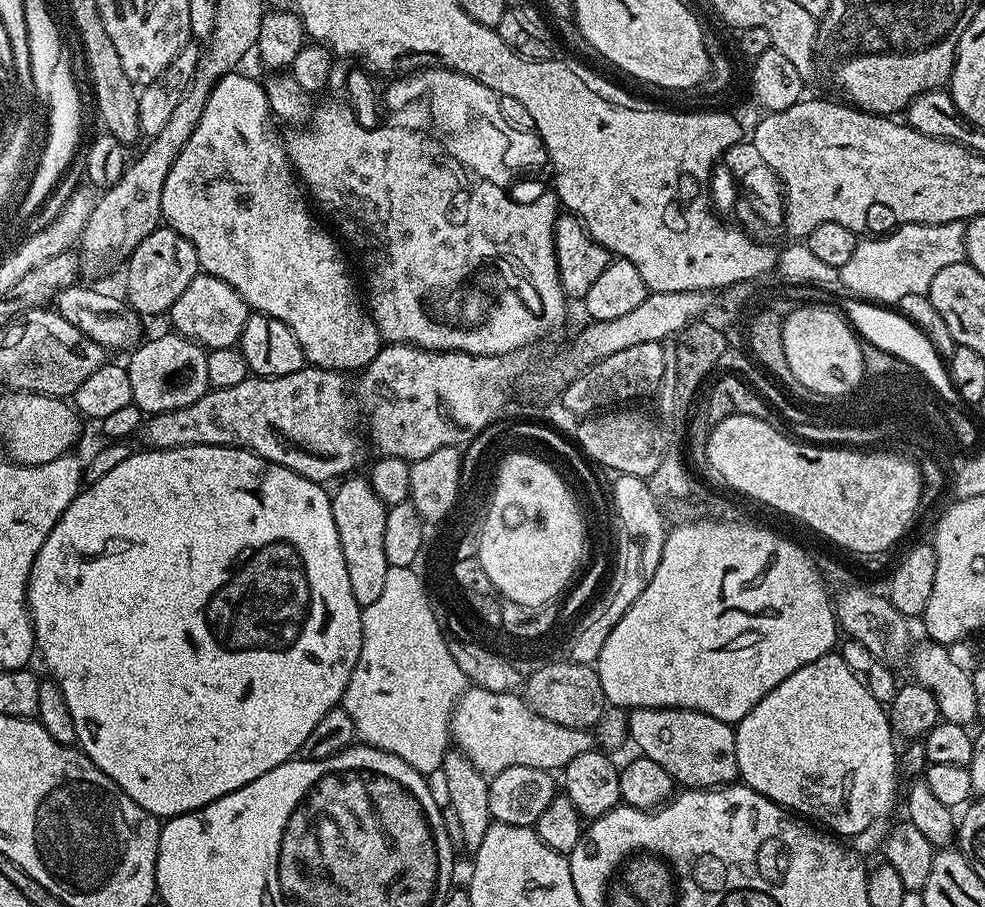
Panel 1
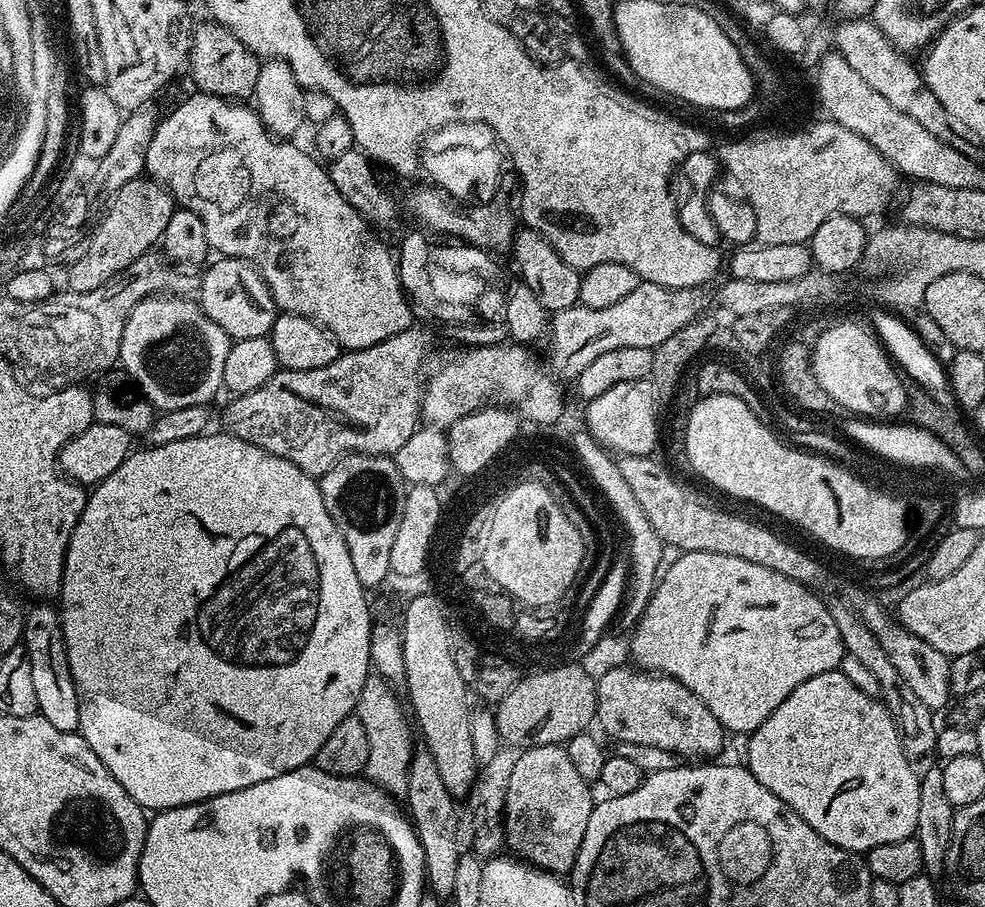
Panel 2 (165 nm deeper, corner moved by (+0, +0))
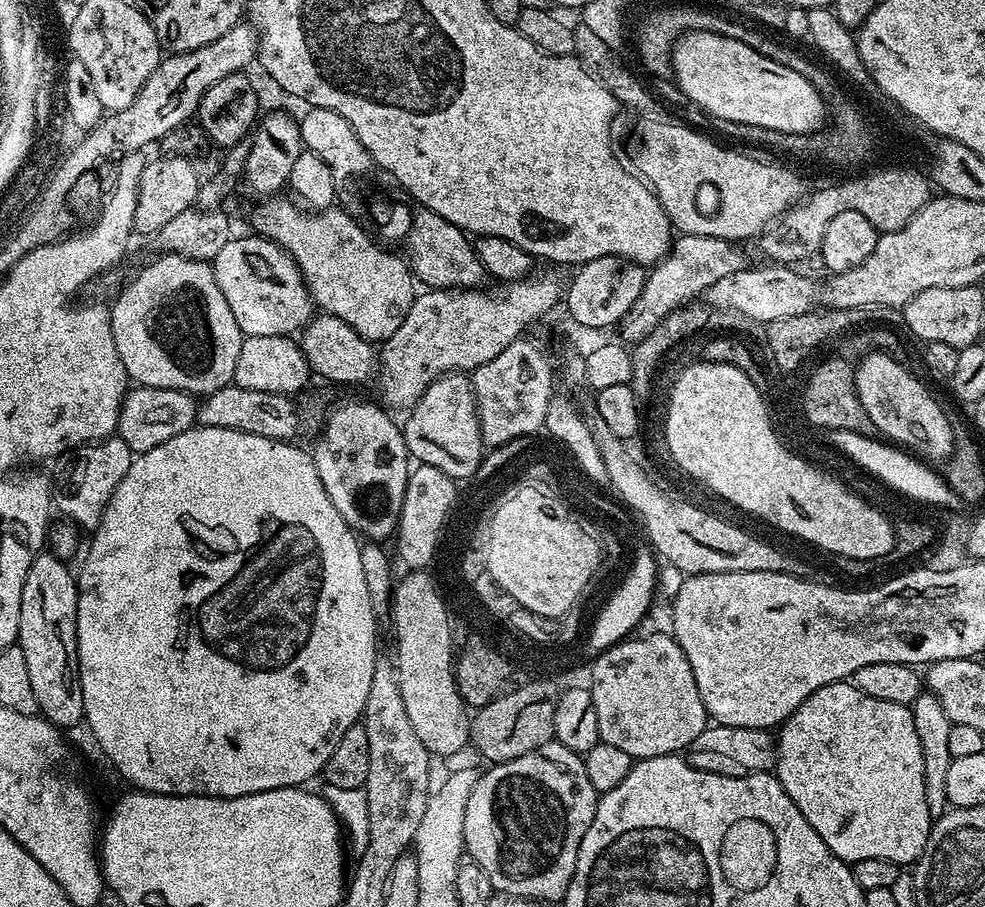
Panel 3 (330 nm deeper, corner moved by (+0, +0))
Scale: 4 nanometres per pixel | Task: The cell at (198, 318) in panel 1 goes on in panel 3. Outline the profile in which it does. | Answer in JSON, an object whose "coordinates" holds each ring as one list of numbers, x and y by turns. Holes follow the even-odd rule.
{"coordinates":[[259,234,230,239,211,261,214,278,245,336,292,336,314,315,312,296,286,250]]}

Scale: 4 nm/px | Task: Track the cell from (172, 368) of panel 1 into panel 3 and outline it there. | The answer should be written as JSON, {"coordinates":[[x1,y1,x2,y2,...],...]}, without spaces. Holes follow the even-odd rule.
{"coordinates":[[165,252,157,257,110,304,114,346,118,346,118,358,122,358,122,366,126,366,126,374,133,385,182,390,203,398,209,392,232,383,238,350,242,350,245,335,240,331,222,289,218,287,209,261,191,260,189,256,180,256,177,252]]}

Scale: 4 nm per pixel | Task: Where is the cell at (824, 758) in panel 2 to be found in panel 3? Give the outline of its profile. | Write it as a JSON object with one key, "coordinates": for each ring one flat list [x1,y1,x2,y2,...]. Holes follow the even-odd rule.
{"coordinates":[[851,682,827,684,814,690,814,694,810,694,810,698,806,698,806,702,802,702,802,706,798,706,798,710,794,710,794,714,790,714,790,718,779,725,776,736,774,775,778,778,782,790,786,790,786,794,790,794,790,802,794,802,794,806,798,806,798,810,802,810,802,818,806,818,806,822,810,822,810,826,814,826,818,838,822,838,822,842,826,842,826,846,830,846,832,853,849,865,854,862,862,862,862,858,886,858,886,862,894,862,901,866,915,865,926,846,928,836,932,833,934,818,926,806,922,742,918,742,918,730,914,730,911,707,898,702,881,702,879,698,870,698,870,694,862,694,862,690,858,690,856,685]]}

